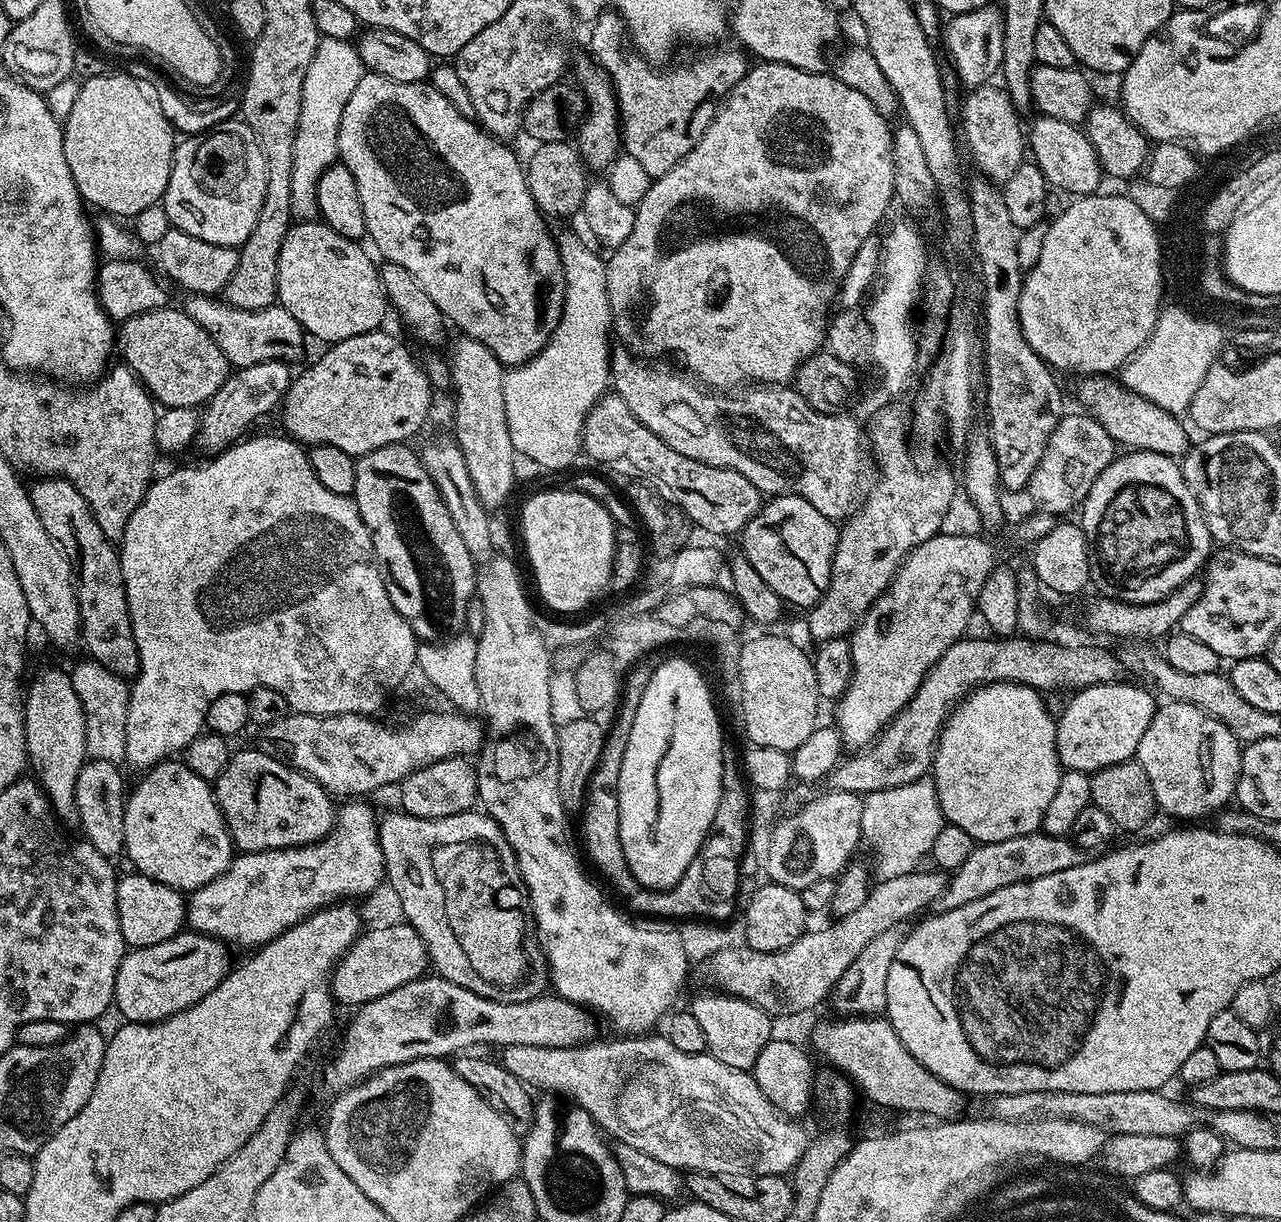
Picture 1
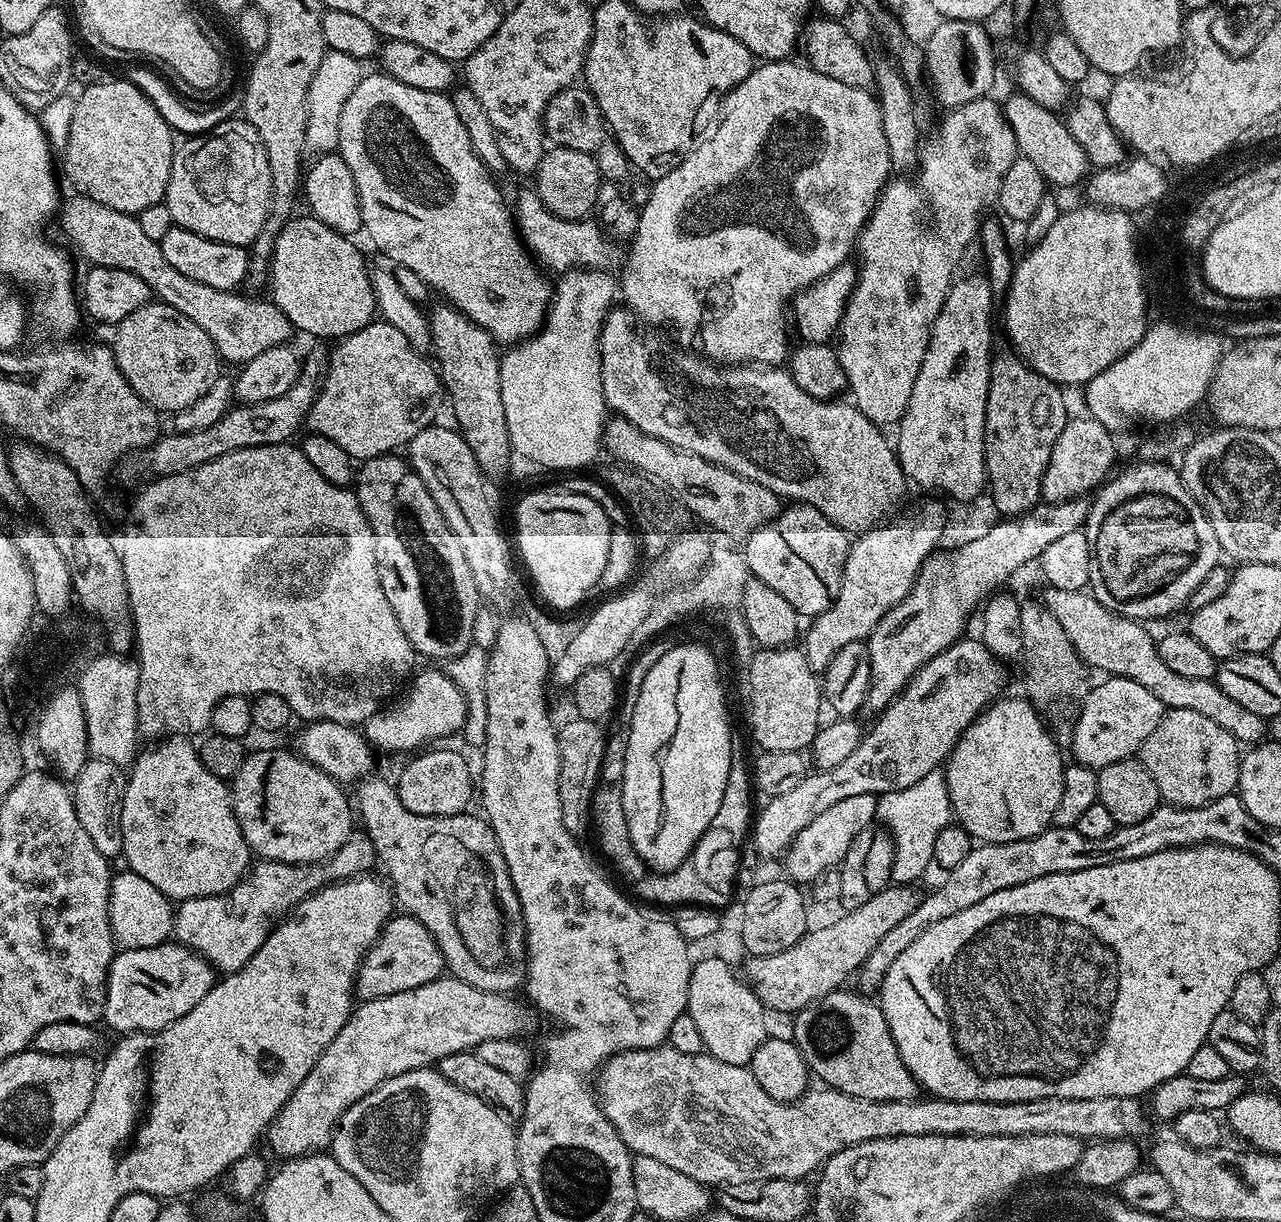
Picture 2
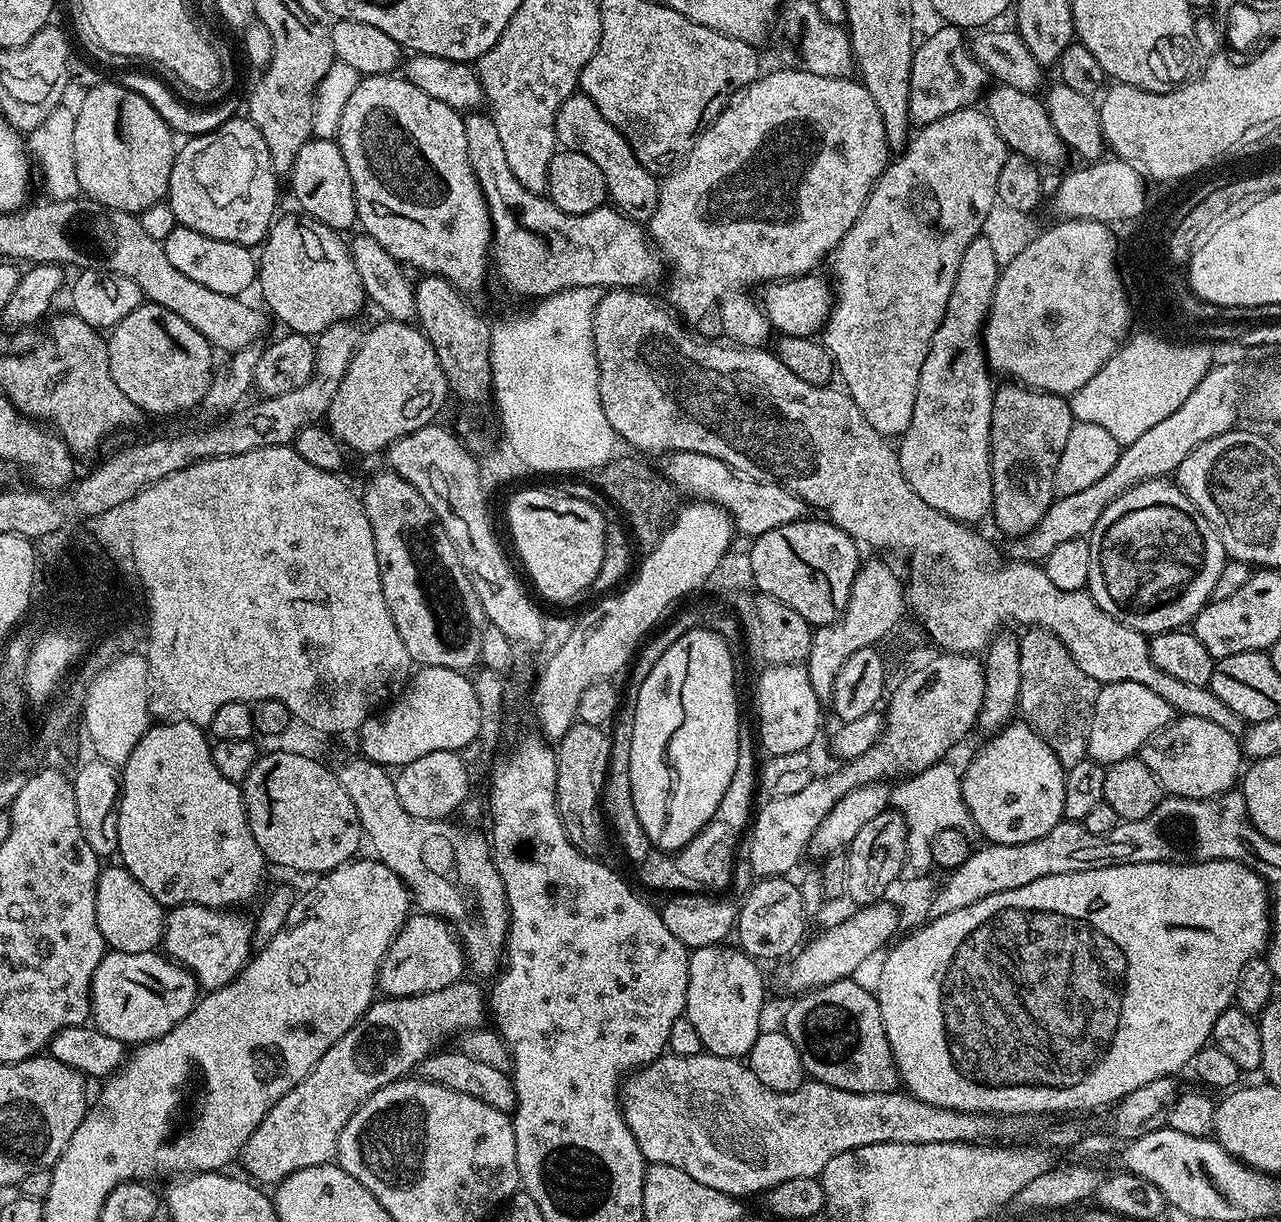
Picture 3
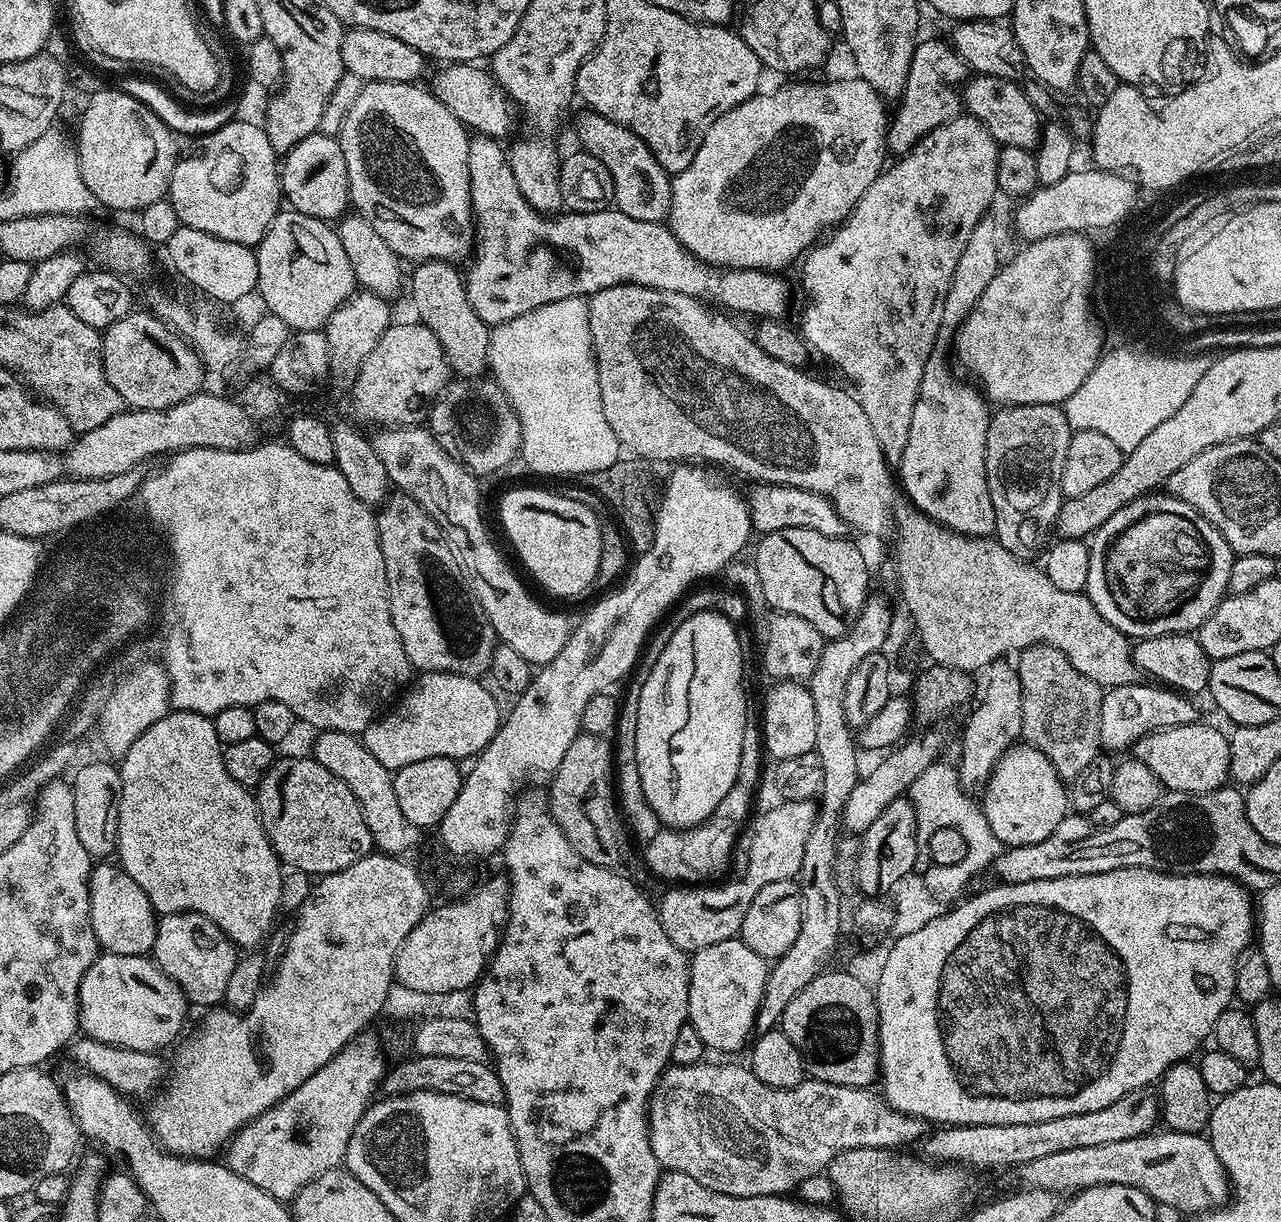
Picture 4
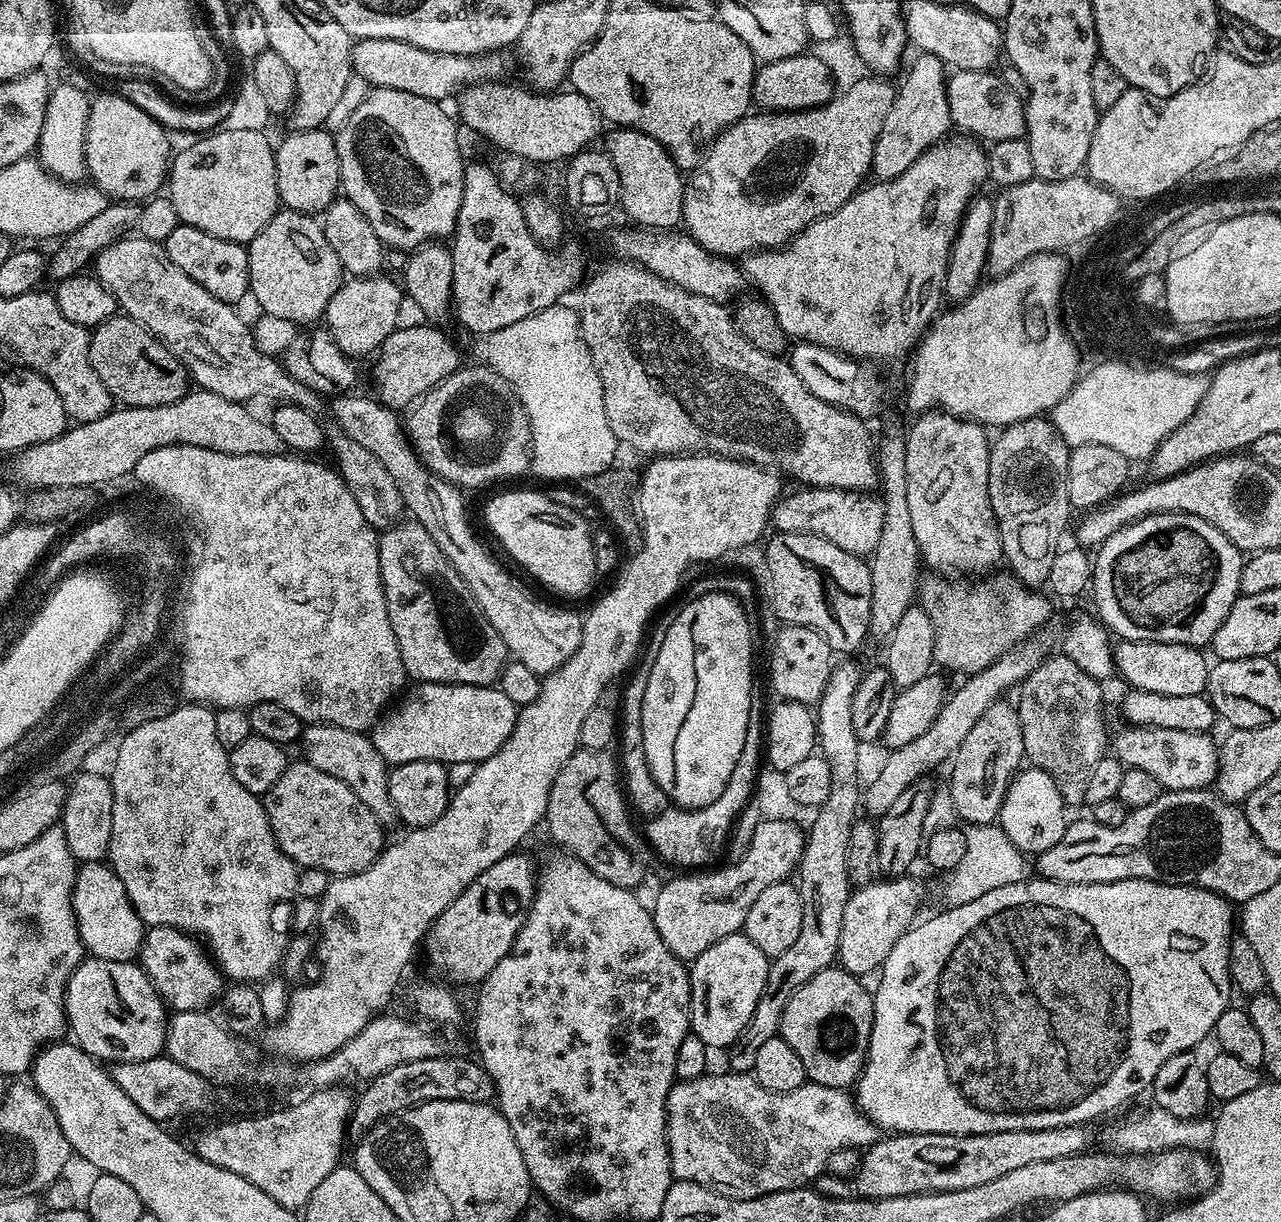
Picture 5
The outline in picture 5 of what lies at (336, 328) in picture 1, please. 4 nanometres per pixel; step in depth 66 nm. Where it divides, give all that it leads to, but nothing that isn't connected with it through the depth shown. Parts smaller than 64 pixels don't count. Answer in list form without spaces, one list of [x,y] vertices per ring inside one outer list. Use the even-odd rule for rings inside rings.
[[[277,211],[274,218],[246,245],[250,262],[251,299],[256,299],[259,311],[265,316],[286,318],[297,326],[311,325],[324,315],[330,298],[340,289],[342,269],[337,254],[326,240],[323,223],[319,219],[305,216],[302,212]]]

